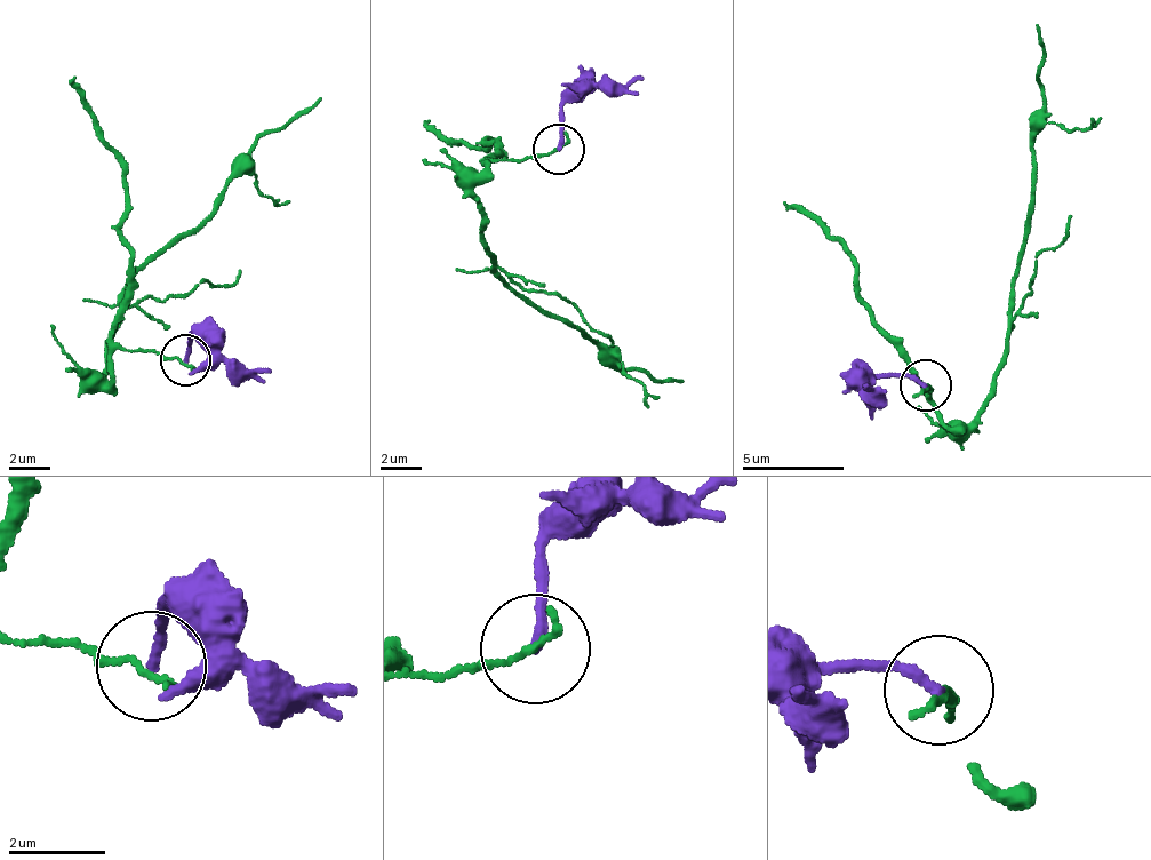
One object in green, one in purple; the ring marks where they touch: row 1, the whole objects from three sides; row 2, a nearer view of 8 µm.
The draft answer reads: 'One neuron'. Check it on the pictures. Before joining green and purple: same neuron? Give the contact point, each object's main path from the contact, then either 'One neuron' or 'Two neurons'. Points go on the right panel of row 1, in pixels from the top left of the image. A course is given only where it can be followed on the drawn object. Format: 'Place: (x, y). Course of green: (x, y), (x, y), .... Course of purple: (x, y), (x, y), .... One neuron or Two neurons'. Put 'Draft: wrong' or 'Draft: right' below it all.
Place: (925, 385). Course of green: (926, 389), (948, 427), (968, 428), (1005, 350), (1030, 180), (1031, 120), (1042, 106), (1045, 45), (1036, 24). Course of purple: (926, 384), (880, 376), (872, 392), (864, 388). Two neurons
Draft: wrong

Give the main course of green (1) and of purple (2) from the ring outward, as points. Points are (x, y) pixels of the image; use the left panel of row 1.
1: (184, 364), (117, 348), (100, 385), (119, 329), (124, 285), (215, 208), (236, 157), (306, 116), (322, 97)
2: (184, 359), (191, 336), (223, 361), (269, 372)

